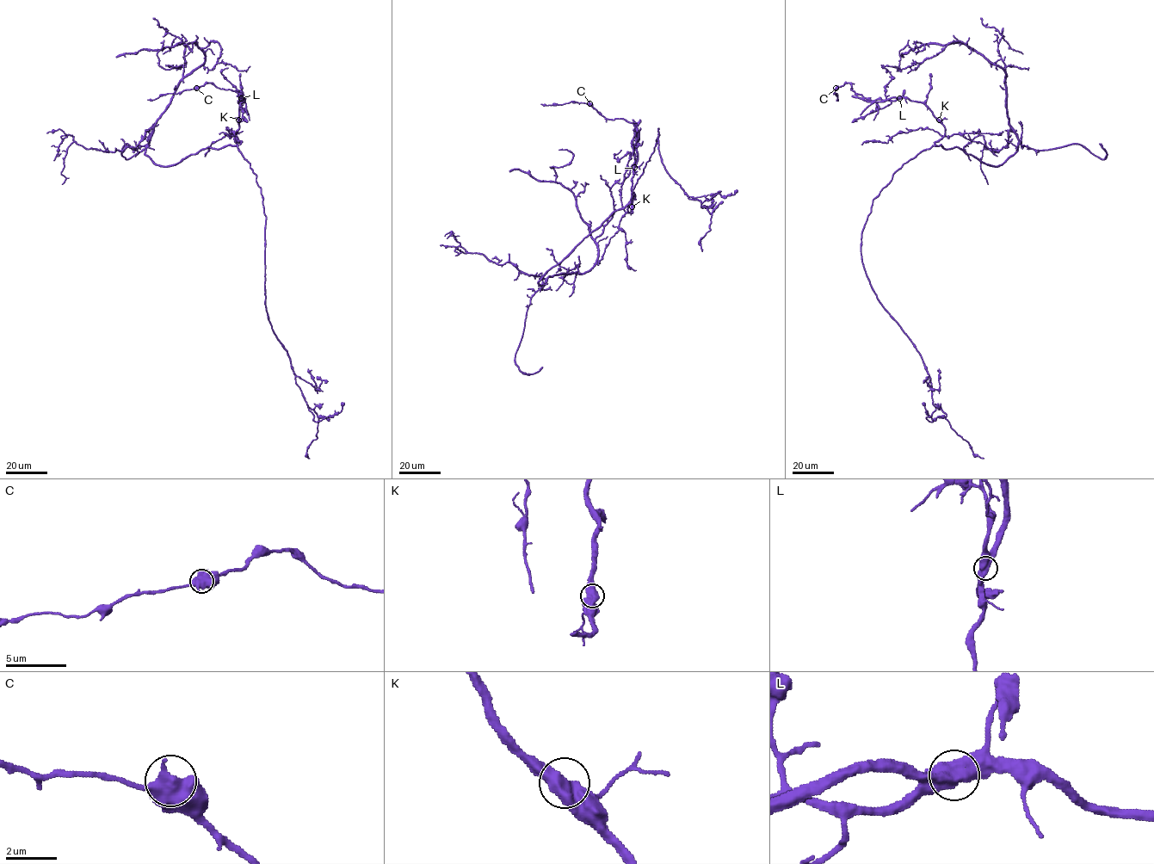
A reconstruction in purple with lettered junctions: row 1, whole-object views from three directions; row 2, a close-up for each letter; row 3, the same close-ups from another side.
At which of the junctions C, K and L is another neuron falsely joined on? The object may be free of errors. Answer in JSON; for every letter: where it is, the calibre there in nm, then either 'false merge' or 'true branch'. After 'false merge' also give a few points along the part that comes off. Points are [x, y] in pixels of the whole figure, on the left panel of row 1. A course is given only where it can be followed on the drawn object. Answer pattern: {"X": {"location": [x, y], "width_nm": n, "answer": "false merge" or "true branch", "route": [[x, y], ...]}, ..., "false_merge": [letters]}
{"C": {"location": [196, 88], "width_nm": 600, "answer": "true branch"}, "K": {"location": [238, 120], "width_nm": 600, "answer": "true branch"}, "L": {"location": [241, 98], "width_nm": 650, "answer": "false merge"}, "false_merge": ["L"]}

